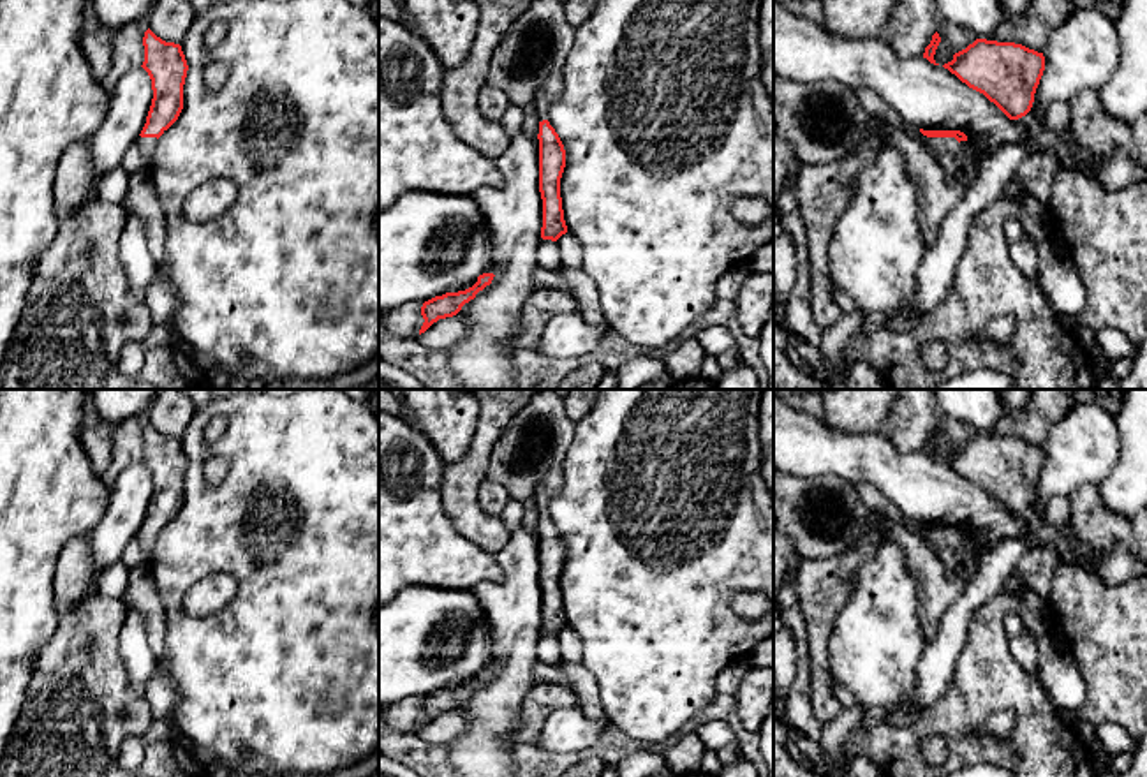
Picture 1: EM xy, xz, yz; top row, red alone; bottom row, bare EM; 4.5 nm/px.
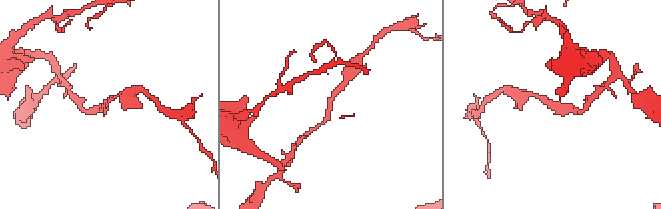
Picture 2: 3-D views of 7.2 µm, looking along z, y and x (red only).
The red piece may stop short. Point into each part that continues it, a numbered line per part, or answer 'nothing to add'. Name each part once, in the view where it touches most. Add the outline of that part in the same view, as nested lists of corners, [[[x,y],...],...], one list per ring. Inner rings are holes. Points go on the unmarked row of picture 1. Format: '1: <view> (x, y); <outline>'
1: yz (936, 541); [[[923,530],[923,543],[932,551],[939,551],[946,546],[951,546],[951,548],[962,548],[973,555],[980,553],[980,546],[969,536],[958,537],[955,532],[927,532],[927,530]]]

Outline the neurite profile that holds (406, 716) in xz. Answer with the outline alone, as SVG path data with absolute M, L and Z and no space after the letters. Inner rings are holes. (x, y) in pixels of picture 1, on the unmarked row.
M409 696L384 708L384 722L396 733L418 733L425 717L423 698Z

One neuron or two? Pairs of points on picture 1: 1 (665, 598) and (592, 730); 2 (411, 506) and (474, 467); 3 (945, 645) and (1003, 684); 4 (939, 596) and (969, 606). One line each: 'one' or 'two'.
1: two
2: two
3: two
4: two

